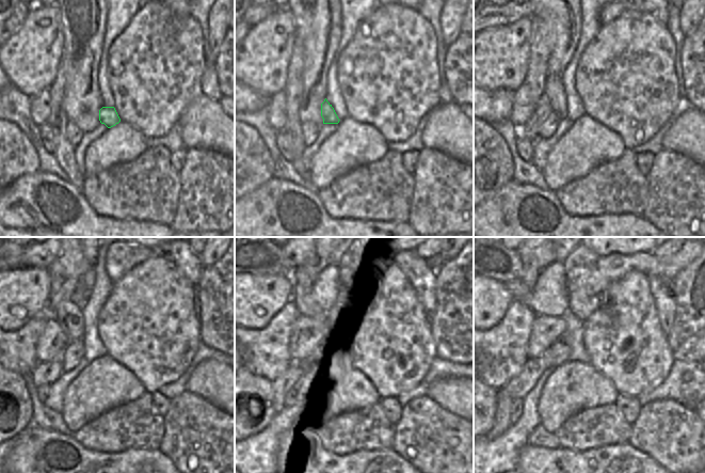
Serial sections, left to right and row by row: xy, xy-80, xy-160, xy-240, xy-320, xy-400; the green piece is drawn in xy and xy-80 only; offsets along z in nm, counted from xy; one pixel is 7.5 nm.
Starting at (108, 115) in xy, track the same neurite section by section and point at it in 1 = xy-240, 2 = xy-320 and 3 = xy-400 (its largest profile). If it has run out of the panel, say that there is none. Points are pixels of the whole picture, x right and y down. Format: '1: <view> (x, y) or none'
1: xy-240 (69, 315)
2: xy-320 (301, 284)
3: xy-400 (531, 271)

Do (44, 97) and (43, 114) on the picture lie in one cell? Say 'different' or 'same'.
same

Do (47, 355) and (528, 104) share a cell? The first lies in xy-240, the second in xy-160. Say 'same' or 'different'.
same

